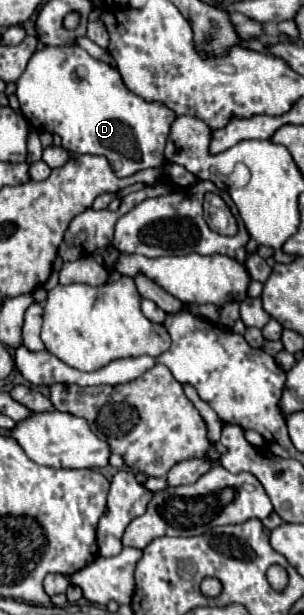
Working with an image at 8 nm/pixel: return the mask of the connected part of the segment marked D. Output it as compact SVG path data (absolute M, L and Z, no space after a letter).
M80 46L40 48L30 58L26 72L20 76L16 96L22 114L38 132L58 134L62 138L62 146L70 152L92 152L106 156L114 174L120 178L132 176L144 168L160 168L164 164L164 146L170 134L170 124L176 120L176 114L160 102L144 102L140 96L136 96L124 86L118 70L92 58Z

